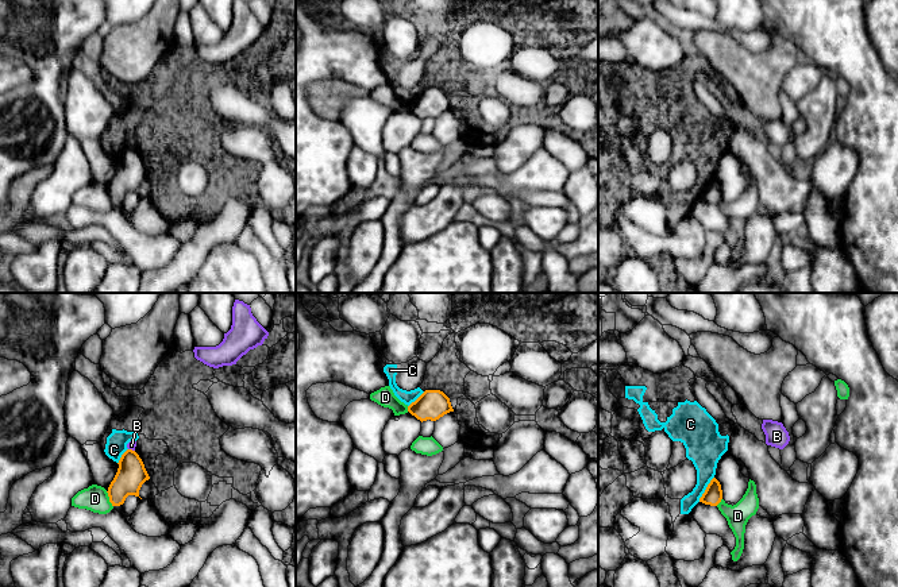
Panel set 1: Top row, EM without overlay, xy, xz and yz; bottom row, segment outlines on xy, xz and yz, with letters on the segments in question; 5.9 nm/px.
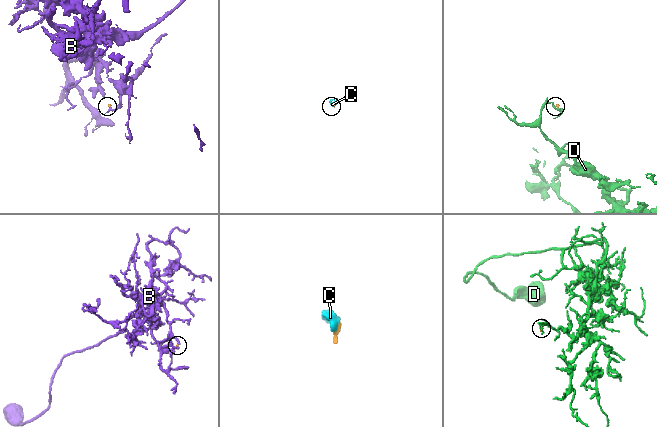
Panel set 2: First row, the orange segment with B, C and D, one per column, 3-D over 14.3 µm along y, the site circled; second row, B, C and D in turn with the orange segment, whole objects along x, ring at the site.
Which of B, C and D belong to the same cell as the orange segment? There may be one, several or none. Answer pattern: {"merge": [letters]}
{"merge": []}

